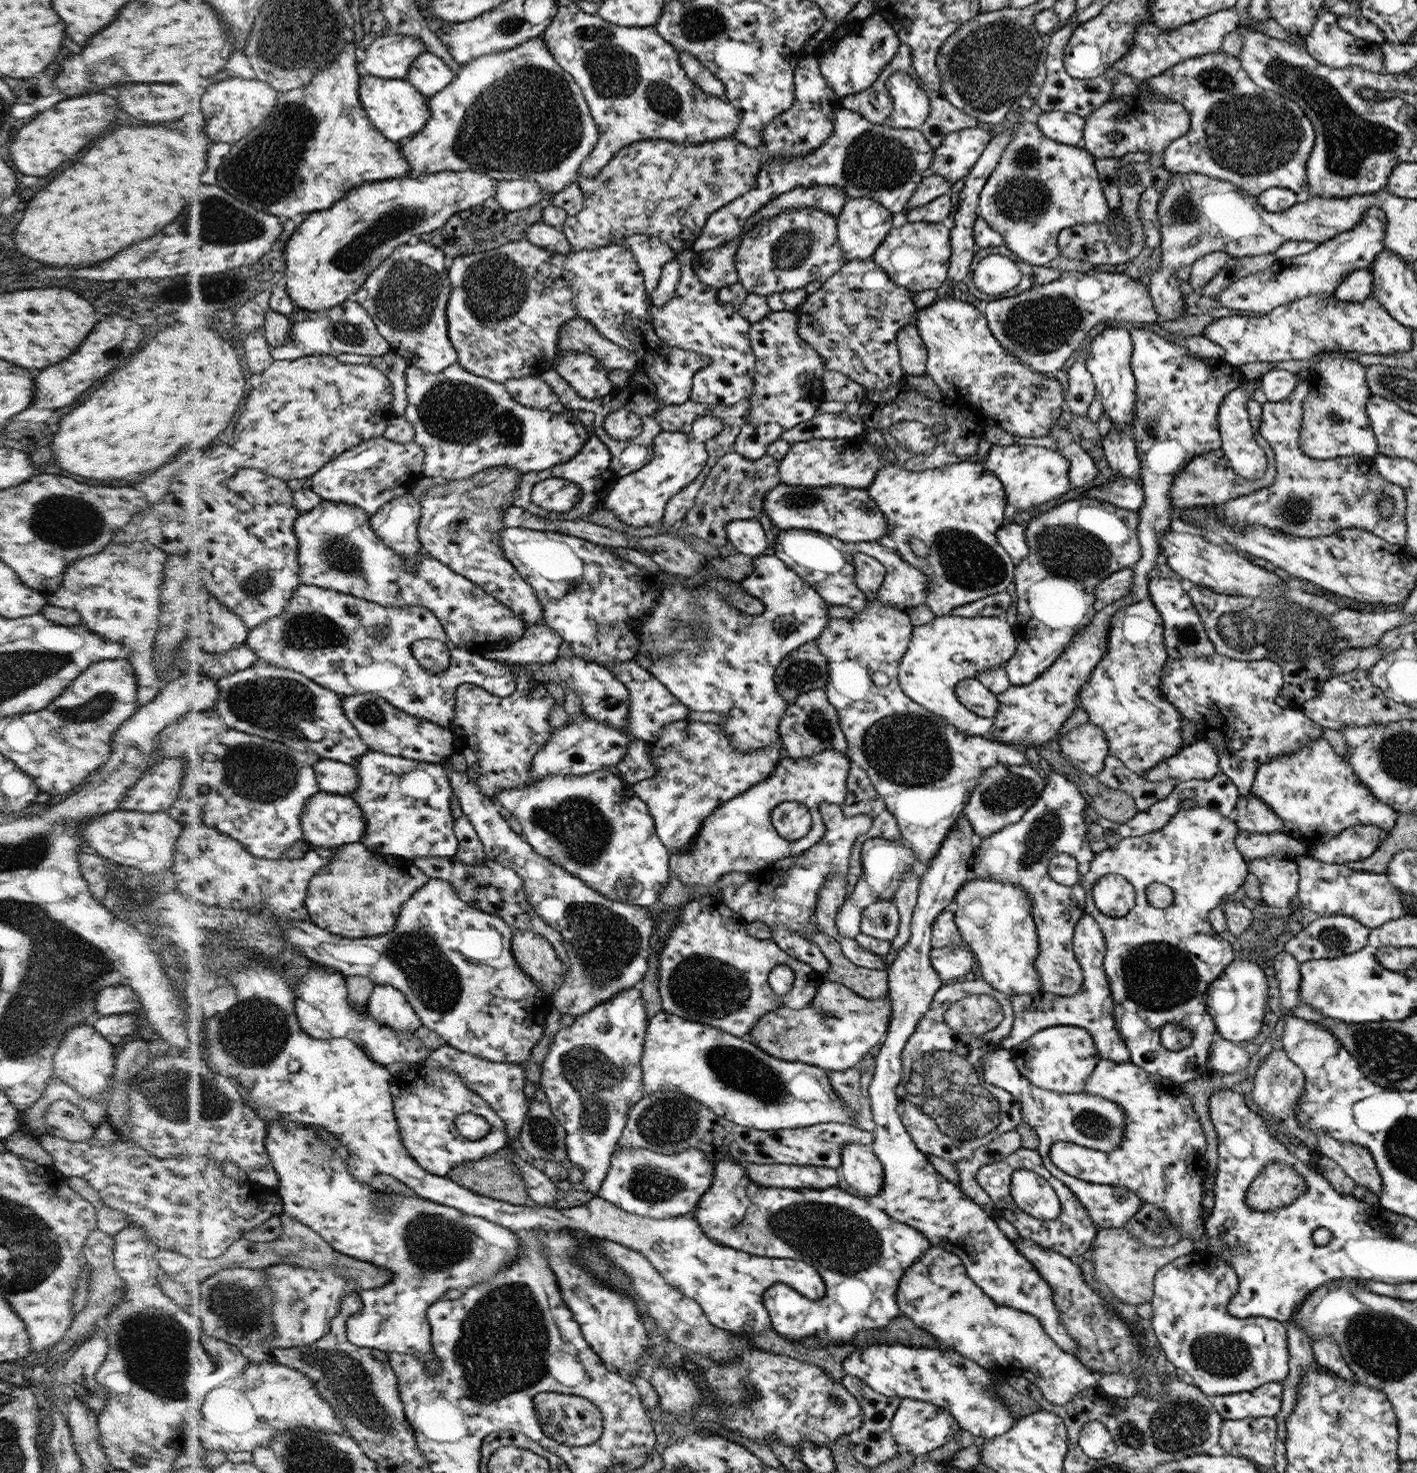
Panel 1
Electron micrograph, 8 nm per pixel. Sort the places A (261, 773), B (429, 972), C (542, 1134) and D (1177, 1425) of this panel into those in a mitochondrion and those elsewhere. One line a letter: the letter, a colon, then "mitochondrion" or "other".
A: mitochondrion
B: mitochondrion
C: mitochondrion
D: mitochondrion

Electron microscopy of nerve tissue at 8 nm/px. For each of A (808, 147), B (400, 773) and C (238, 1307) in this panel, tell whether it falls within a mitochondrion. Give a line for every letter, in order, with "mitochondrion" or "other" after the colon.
A: other
B: mitochondrion
C: mitochondrion

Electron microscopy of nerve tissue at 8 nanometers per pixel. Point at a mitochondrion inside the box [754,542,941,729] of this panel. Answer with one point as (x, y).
(803, 671)

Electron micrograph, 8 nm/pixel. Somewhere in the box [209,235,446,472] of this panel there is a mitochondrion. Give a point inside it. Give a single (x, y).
(405, 299)

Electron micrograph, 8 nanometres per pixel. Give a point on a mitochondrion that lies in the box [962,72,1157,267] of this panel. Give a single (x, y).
(1022, 200)

